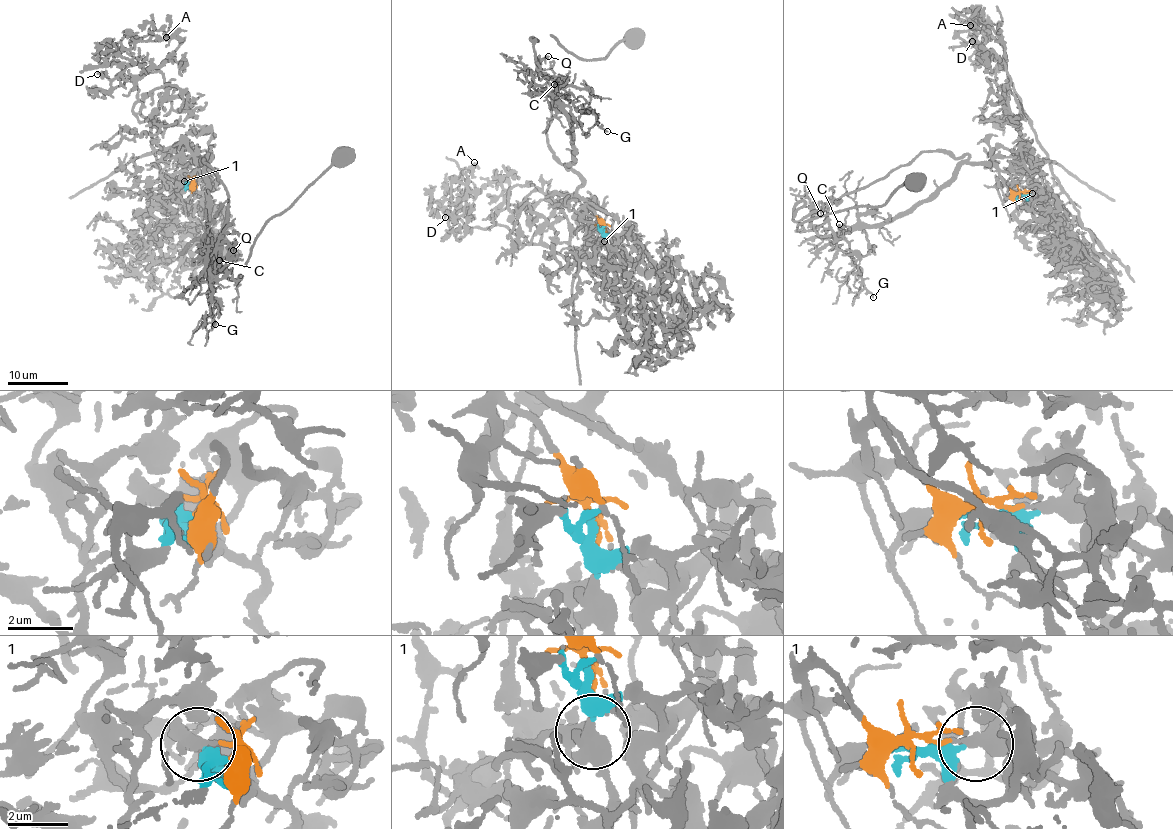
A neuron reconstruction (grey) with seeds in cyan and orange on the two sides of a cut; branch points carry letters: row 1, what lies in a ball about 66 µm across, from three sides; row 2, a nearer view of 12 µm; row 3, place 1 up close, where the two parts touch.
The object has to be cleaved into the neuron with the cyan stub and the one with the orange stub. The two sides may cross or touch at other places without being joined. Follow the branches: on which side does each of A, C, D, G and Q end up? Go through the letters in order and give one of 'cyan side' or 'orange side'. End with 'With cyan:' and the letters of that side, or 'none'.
A: cyan side
C: orange side
D: cyan side
G: orange side
Q: orange side
With cyan: A, D

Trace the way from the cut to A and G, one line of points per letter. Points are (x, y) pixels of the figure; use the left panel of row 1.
A: (191, 184), (182, 174), (164, 176), (165, 157), (154, 148), (136, 84), (113, 54), (152, 36), (167, 37)
G: (191, 184), (197, 163), (212, 158), (205, 174), (211, 202), (210, 286), (219, 307), (214, 324)

